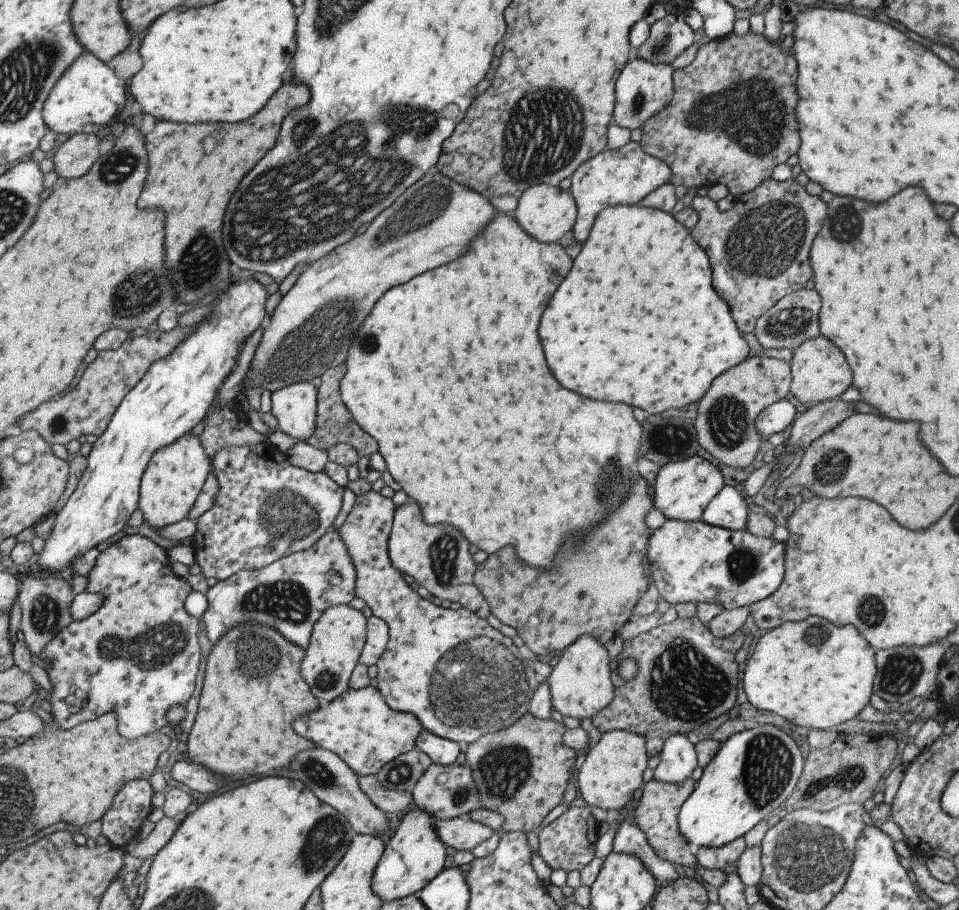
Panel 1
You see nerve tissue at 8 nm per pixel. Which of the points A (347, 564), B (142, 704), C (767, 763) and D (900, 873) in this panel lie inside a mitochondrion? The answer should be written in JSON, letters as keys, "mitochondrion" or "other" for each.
{"A":"other","B":"other","C":"mitochondrion","D":"other"}

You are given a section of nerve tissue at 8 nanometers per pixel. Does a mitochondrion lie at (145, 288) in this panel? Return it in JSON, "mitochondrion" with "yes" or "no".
{"mitochondrion":"yes"}

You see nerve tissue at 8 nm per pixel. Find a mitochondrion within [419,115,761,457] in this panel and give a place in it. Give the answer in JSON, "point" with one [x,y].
{"point":[726,418]}

